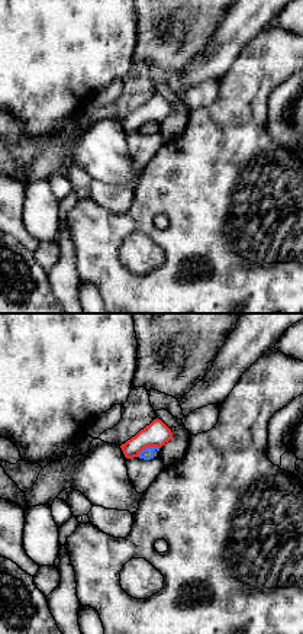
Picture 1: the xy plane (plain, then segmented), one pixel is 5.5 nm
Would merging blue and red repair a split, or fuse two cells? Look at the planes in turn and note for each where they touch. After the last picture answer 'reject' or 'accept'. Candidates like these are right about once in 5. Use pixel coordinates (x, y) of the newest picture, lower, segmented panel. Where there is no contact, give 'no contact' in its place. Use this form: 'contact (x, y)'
contact (147, 447)

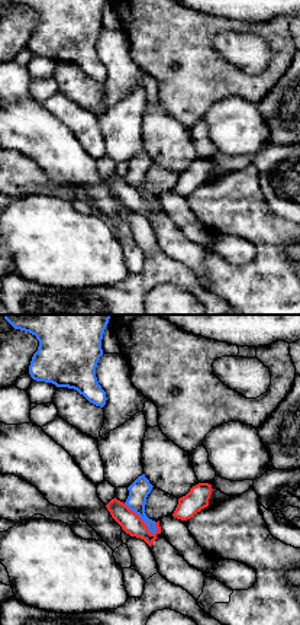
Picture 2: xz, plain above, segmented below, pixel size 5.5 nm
contact (142, 519)

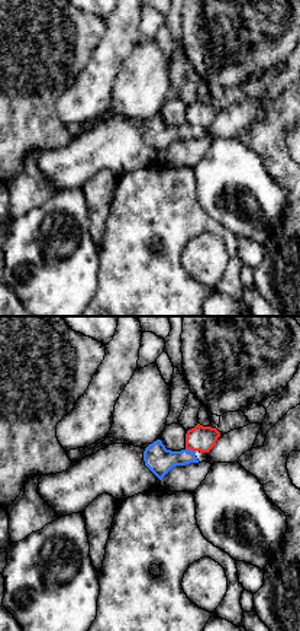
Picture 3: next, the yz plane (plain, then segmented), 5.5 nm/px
contact (190, 450)

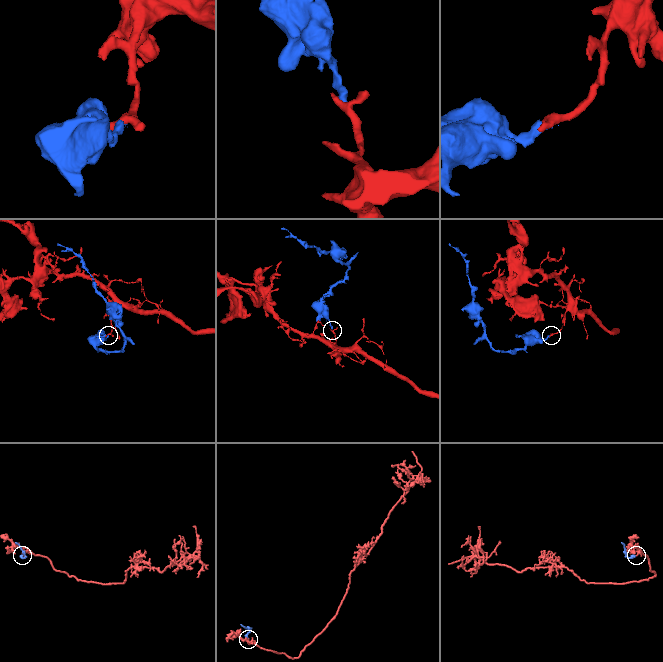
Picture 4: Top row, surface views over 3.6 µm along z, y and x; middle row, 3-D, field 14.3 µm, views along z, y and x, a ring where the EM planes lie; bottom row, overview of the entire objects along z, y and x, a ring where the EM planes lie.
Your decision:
reject

